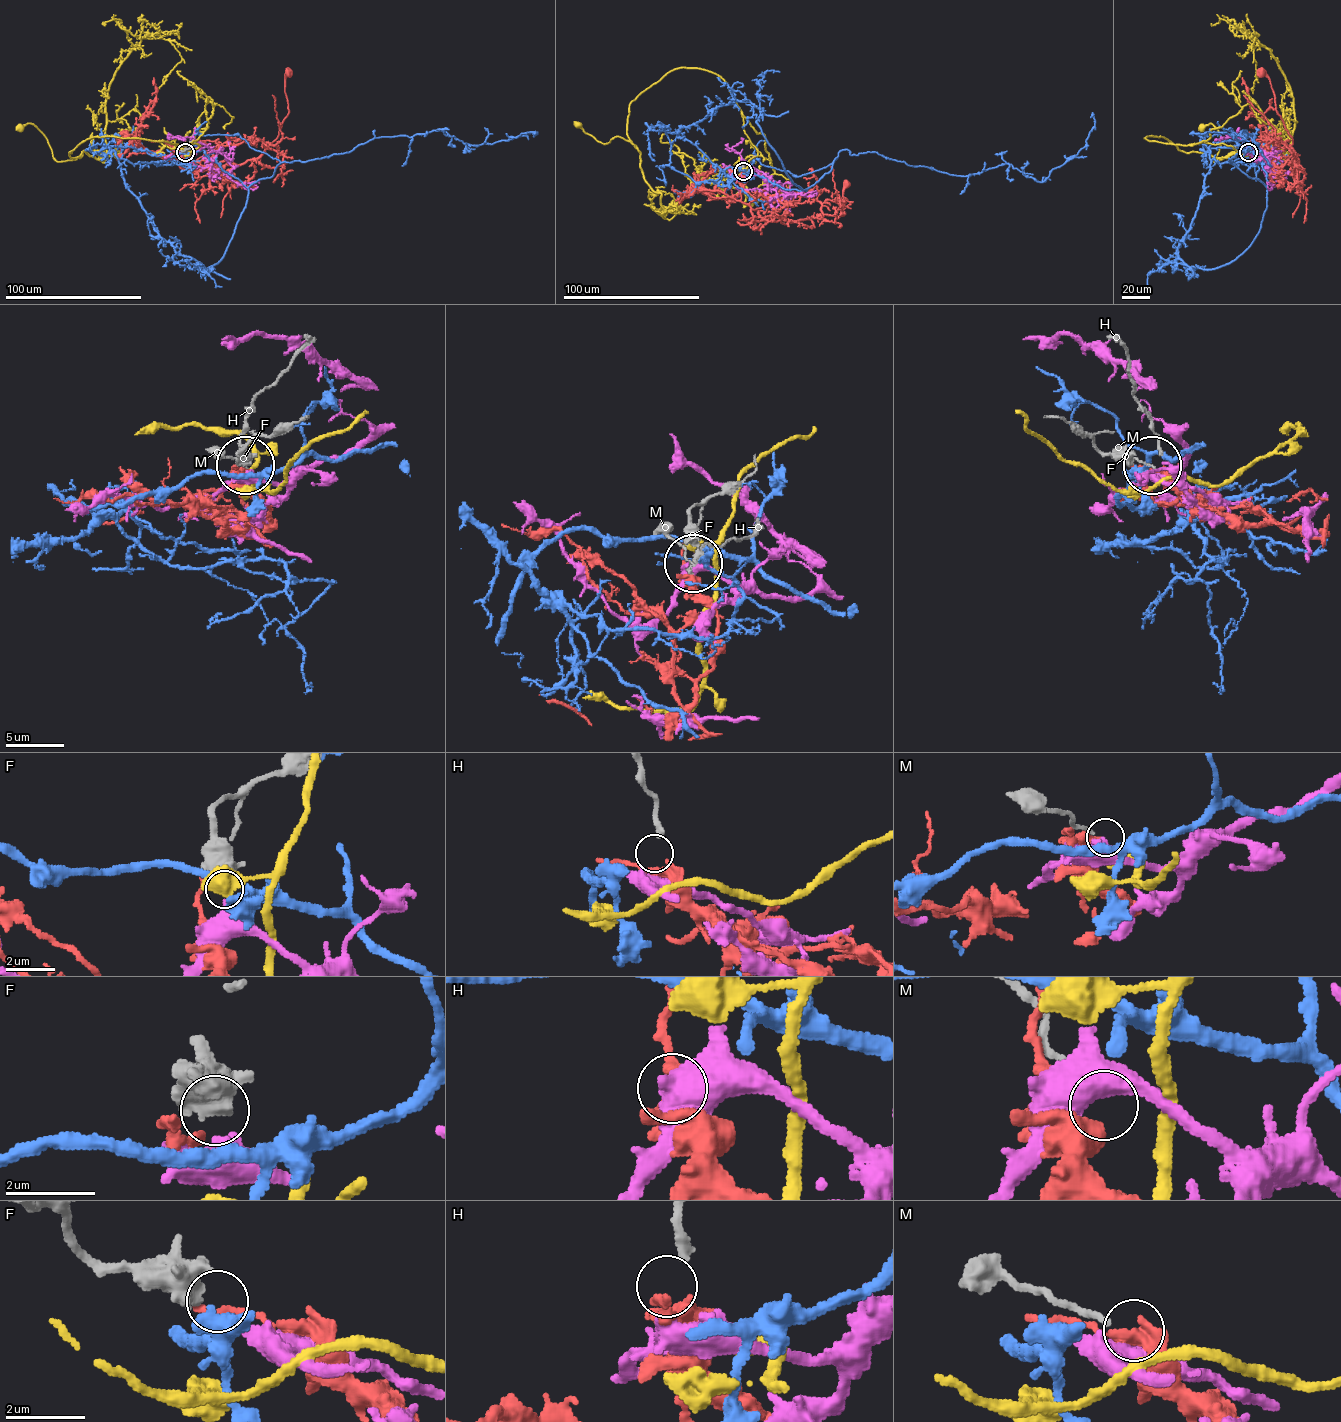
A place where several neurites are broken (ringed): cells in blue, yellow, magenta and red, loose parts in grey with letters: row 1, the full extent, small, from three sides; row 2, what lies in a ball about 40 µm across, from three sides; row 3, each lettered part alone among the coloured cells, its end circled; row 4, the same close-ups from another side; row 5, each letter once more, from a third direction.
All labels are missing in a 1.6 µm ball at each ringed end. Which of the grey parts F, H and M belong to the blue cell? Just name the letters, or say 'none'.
none

